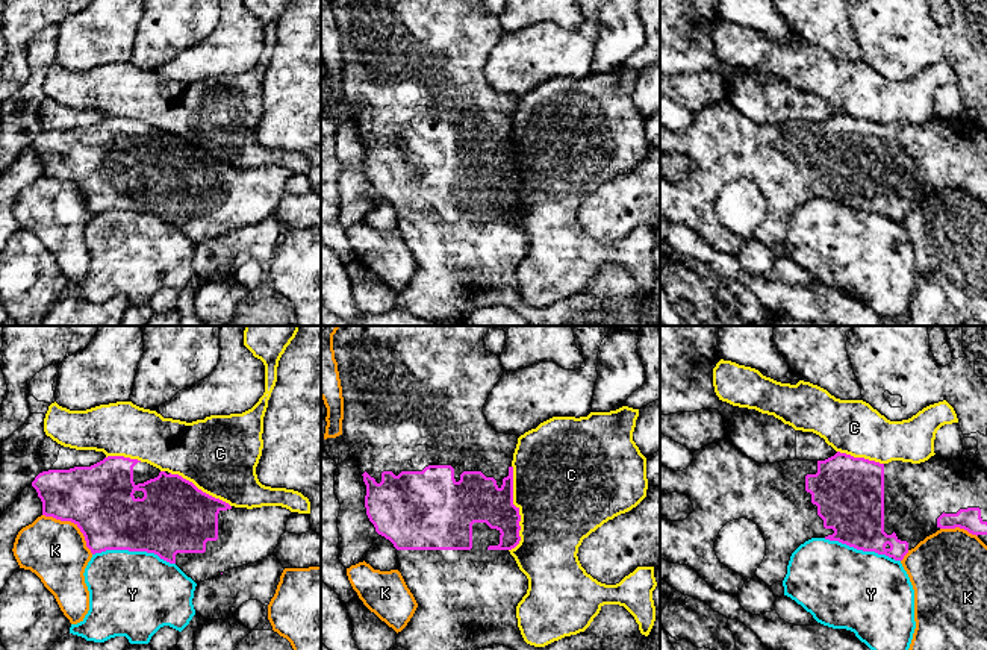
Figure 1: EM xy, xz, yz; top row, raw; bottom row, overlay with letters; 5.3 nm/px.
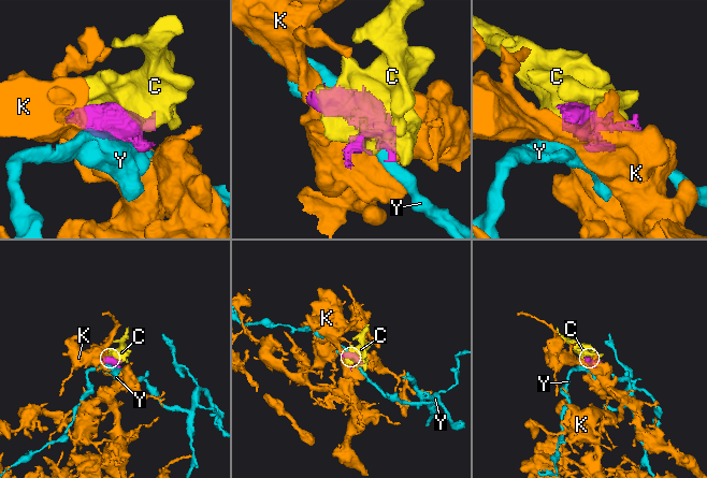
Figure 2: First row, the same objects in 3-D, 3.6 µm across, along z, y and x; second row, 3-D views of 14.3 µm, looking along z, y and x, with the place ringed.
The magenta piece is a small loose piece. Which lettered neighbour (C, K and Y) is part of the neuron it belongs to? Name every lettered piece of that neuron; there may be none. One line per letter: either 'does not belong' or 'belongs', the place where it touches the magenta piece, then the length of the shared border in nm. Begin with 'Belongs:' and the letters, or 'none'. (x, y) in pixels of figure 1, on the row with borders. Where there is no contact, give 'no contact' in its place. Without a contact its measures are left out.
Belongs: none
C: does not belong; meets magenta in xz at (518, 509); contact 460 nm long
K: does not belong; meets magenta in xy at (73, 521); contact 340 nm long
Y: does not belong; meets magenta in xy at (133, 550); contact 440 nm long

